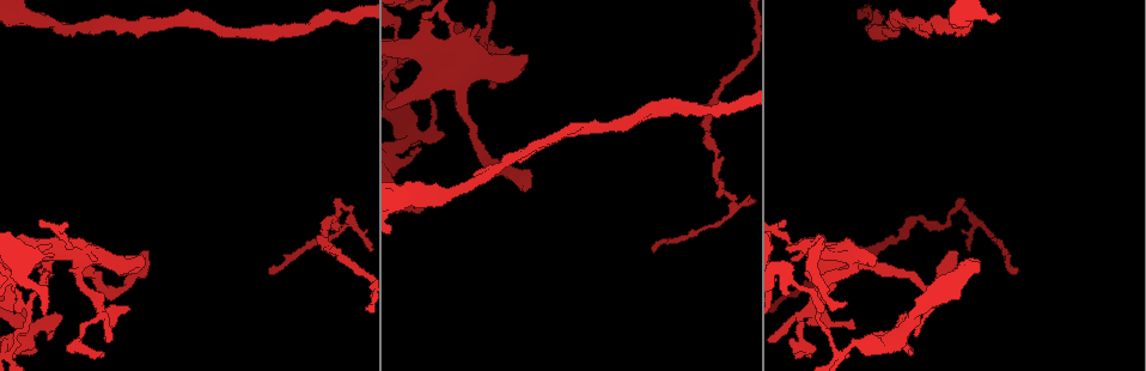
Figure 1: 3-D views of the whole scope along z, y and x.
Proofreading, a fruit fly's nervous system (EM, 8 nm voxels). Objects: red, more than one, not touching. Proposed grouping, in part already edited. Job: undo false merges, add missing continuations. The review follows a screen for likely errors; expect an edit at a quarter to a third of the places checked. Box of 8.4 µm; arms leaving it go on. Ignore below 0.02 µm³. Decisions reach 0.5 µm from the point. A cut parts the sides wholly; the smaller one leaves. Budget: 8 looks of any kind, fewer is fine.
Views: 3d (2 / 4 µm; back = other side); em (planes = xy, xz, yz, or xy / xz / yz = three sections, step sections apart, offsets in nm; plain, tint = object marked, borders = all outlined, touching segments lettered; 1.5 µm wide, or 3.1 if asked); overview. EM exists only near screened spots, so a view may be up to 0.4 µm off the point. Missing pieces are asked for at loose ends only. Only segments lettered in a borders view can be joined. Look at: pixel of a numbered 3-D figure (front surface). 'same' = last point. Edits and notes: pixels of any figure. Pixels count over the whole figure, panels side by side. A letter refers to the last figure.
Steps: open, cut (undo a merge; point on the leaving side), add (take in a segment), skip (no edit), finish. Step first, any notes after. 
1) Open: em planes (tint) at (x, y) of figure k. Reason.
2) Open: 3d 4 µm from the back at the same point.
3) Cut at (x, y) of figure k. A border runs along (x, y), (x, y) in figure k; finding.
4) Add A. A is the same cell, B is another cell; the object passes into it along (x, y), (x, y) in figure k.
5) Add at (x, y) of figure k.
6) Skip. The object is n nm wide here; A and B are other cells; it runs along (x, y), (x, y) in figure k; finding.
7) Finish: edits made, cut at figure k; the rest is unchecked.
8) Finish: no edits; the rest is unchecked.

Open: em xz step 8 (borders) at (61, 315) of figure 1. Branch stops here.

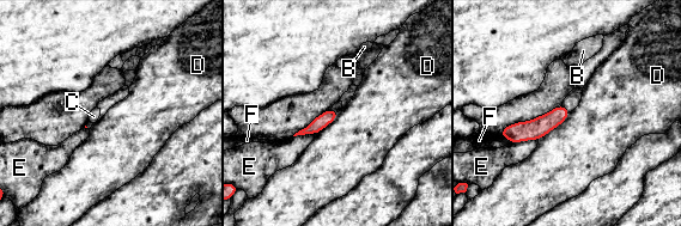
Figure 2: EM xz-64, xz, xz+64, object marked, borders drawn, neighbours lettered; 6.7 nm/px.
Open: em planes (borders) at the same point. Cut it another way.

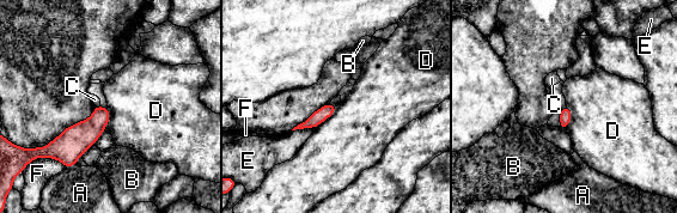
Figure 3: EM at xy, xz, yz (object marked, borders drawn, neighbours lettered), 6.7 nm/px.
Skip. A, B, C, D, E and F are other cells; a border runs along (337, 105), (336, 110), (313, 129) in figure 3; none of them fits.

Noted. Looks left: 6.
Open: 3d 4 µm at (525, 56) of figure 1.

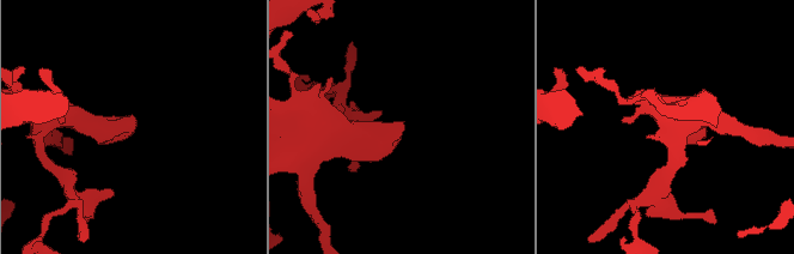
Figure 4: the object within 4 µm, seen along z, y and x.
Open: em planes (tint) at (134, 121) of figure 4. Shape alone is not enough.

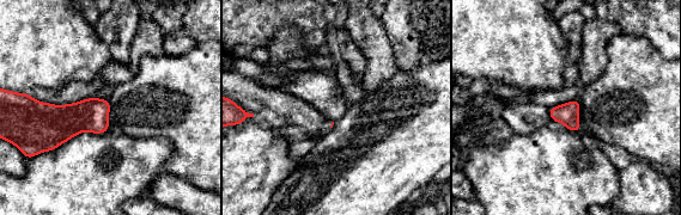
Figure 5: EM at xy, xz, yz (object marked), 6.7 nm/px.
Open: em planes (borders) at the same point.

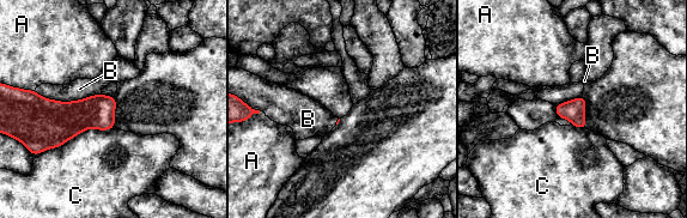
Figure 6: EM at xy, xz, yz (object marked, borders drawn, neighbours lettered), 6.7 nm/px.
Skip. The longest contact is with C, 500 nm; A, B and C are other cells; a border runs along (115, 127), (84, 129), (43, 151) in figure 6; no lettered segment goes on from it.

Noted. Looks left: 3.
Open: 3d 2 µm at (270, 272) of figure 1. Branch stops here.

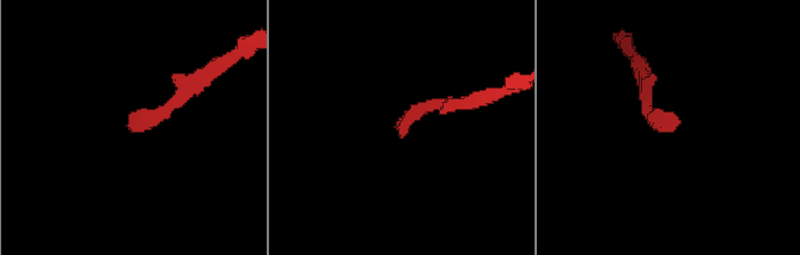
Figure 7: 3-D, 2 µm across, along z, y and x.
Open: em planes (borders) at (679, 122) of figure 7. Now the EM.

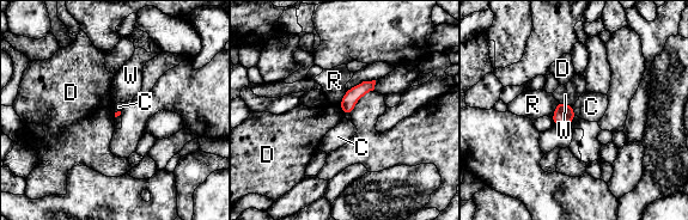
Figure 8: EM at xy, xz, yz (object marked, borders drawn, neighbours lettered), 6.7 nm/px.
Skip. The longest contact is with R, 130 nm; C, D, R and W are other cells; a border runs along (572, 107), (576, 115) in figure 8; none of them fits.

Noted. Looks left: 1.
Finish: no edits; the rest is unchecked.

